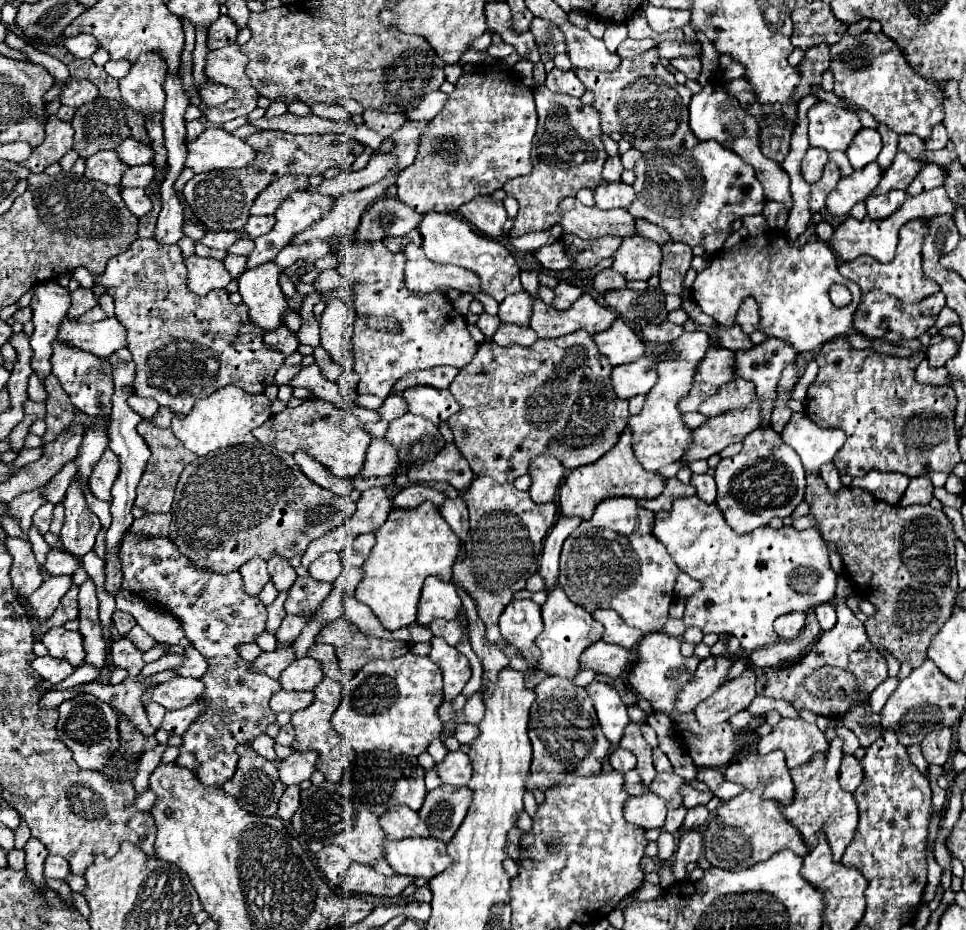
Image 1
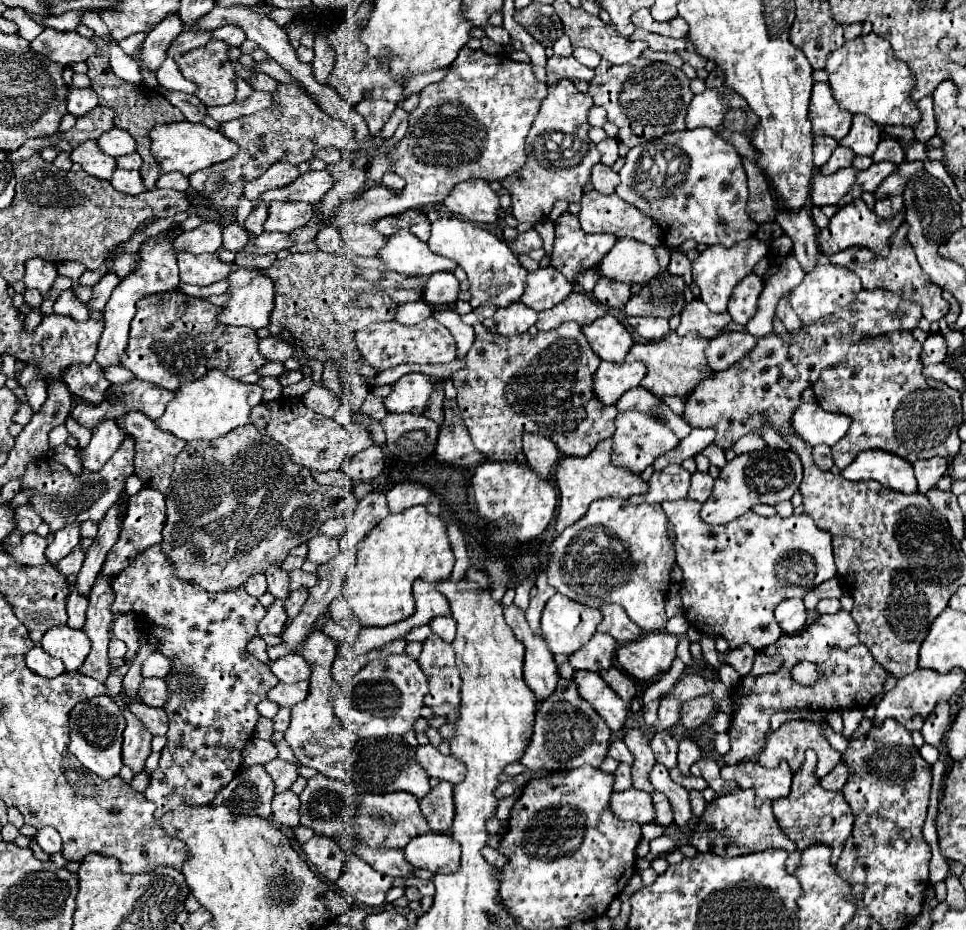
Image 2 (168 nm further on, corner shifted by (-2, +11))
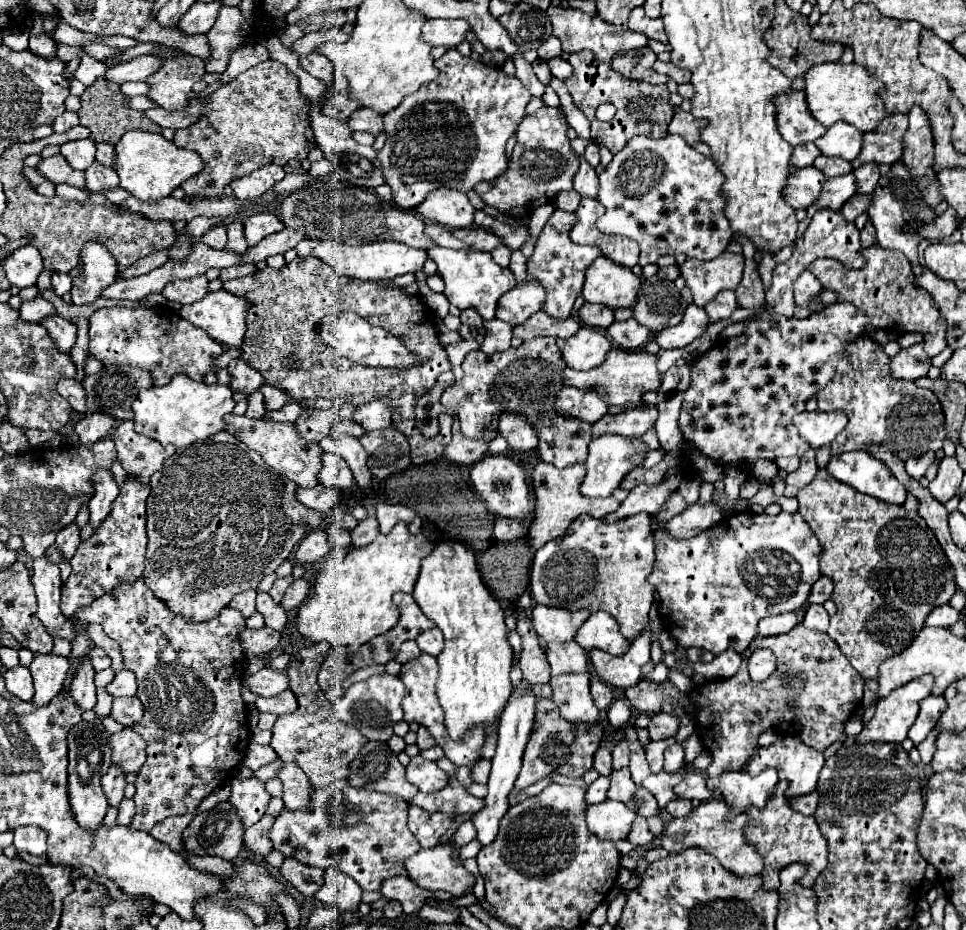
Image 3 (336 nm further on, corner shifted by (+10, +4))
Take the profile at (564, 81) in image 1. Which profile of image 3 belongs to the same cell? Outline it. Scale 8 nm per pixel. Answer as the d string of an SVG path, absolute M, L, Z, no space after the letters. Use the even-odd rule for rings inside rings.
M554 58L554 60L548 62L548 66L550 66L550 72L552 72L556 78L560 78L560 80L570 78L572 66L570 66L566 60L562 60L562 58Z

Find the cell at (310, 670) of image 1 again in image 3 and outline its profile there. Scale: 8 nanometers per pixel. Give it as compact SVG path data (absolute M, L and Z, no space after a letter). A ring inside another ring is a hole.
M264 666L256 674L248 674L246 684L258 696L276 696L276 694L280 694L280 692L284 692L288 688L290 680L288 680L286 672L280 672L280 670L274 670L270 666Z

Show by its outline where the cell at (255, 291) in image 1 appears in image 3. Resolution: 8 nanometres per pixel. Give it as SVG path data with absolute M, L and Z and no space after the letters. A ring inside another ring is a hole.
M216 290L194 304L182 306L180 316L198 328L204 328L210 338L224 342L230 348L238 348L244 342L248 308L250 304L246 298Z

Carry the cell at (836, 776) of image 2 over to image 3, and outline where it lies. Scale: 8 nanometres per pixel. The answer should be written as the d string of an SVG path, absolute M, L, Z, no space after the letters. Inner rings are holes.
M814 790L814 792L806 794L806 796L798 796L798 798L790 800L790 804L792 804L794 810L798 810L798 812L802 812L802 814L812 814L812 812L816 810L818 800L820 800L818 790Z

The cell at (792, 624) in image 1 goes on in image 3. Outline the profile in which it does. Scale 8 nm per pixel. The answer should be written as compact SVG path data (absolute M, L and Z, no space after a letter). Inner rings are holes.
M786 612L786 614L778 614L778 616L768 616L766 620L760 620L758 626L760 626L762 636L776 636L776 634L790 632L796 624L798 624L796 614Z

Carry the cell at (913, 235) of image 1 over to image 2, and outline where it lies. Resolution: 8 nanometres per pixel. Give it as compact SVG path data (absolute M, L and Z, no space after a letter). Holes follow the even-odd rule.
M902 223L892 233L888 245L890 245L888 257L878 257L876 253L870 253L868 249L862 249L862 247L848 247L836 255L830 255L828 259L832 265L842 265L842 267L854 271L862 281L862 289L892 291L894 295L898 295L904 301L914 301L914 303L922 305L922 315L930 323L940 321L948 313L950 303L946 299L942 299L942 289L936 283L932 283L930 277L926 277L926 273L922 273L922 267L918 265L918 261L914 257L914 249L906 241L906 223Z

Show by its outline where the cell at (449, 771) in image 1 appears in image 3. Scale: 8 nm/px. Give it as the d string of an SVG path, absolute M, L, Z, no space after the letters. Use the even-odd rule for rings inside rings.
M420 754L410 758L410 764L406 766L406 778L420 792L438 792L448 784L448 774L440 770L432 760L422 758Z

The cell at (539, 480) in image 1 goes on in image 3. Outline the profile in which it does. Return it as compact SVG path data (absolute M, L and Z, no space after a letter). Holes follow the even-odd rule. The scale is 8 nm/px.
M504 412L500 416L500 424L498 424L500 434L506 438L508 446L520 454L520 456L530 456L536 452L538 448L538 438L534 434L534 430L530 428L530 424L526 424L526 420L514 412Z

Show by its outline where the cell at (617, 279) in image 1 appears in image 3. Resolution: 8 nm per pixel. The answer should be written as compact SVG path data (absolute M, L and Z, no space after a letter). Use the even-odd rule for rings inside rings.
M586 302L580 310L578 310L578 316L580 320L586 324L586 326L598 326L598 328L608 328L612 322L614 322L614 310L612 308L606 308L604 304L590 304Z

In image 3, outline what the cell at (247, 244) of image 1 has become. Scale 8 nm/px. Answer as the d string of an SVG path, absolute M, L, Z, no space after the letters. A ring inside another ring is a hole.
M218 224L214 228L210 228L202 238L204 244L208 244L210 248L224 248L226 246L226 226Z

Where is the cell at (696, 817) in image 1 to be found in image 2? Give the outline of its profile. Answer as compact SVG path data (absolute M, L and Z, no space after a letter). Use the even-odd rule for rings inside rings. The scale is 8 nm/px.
M690 791L690 807L692 807L692 813L694 813L696 817L700 817L700 815L704 813L706 801L704 801L704 797L702 797L700 791Z

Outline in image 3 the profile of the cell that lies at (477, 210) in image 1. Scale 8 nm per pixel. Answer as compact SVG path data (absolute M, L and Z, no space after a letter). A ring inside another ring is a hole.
M438 188L418 206L418 212L446 228L470 228L474 224L476 208L470 204L464 192Z

